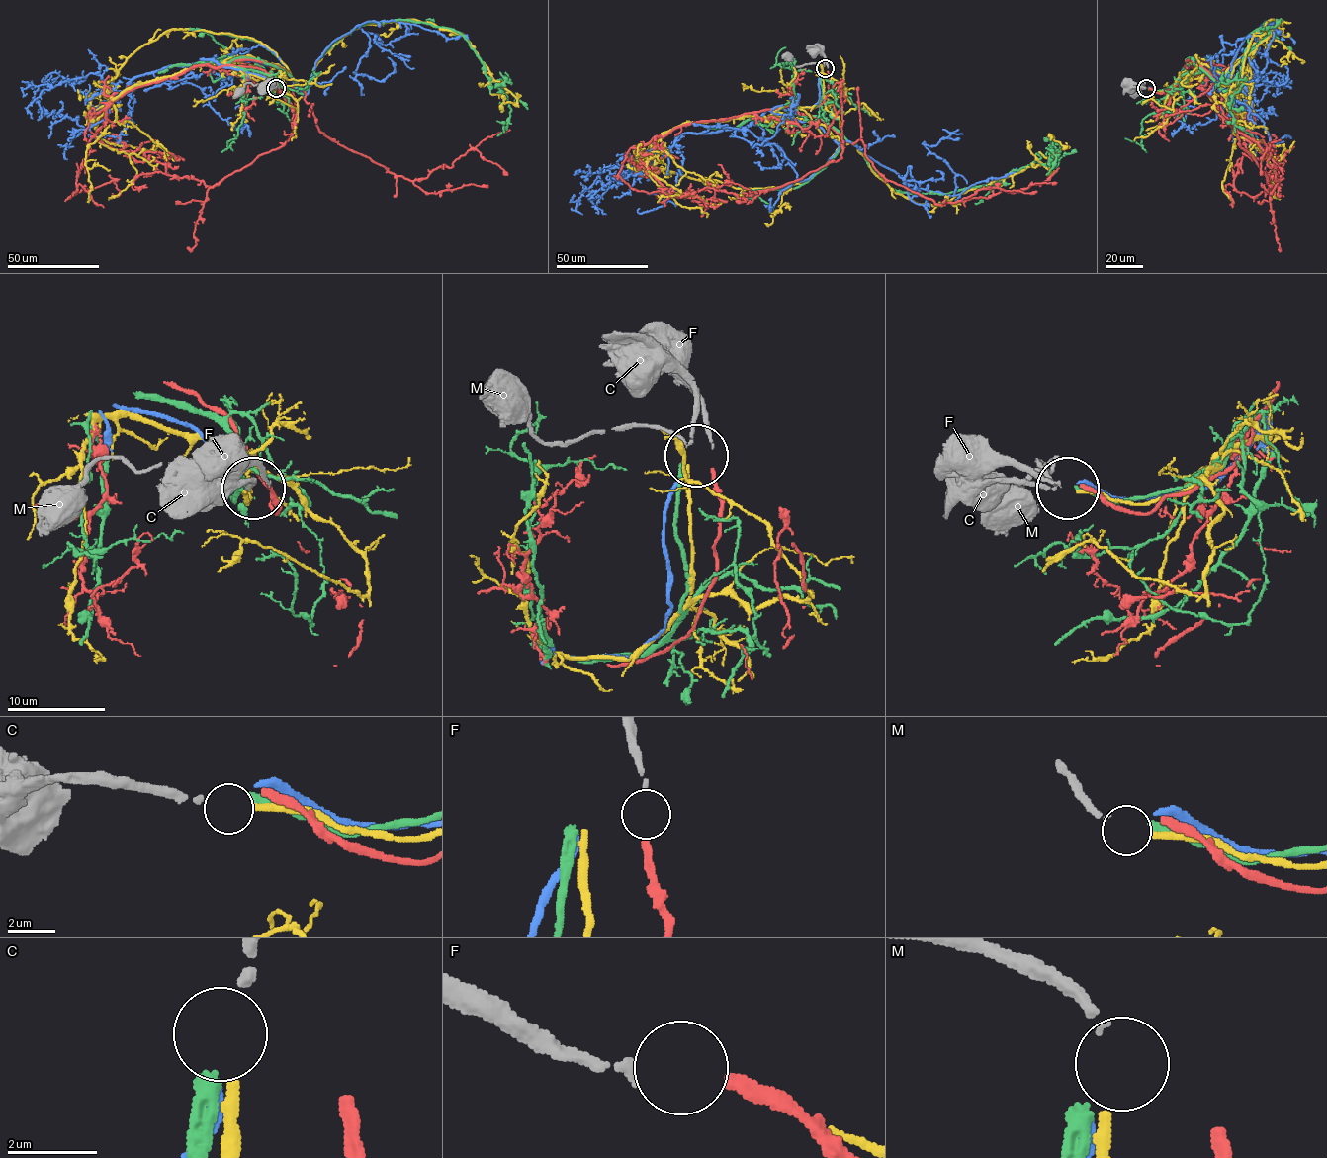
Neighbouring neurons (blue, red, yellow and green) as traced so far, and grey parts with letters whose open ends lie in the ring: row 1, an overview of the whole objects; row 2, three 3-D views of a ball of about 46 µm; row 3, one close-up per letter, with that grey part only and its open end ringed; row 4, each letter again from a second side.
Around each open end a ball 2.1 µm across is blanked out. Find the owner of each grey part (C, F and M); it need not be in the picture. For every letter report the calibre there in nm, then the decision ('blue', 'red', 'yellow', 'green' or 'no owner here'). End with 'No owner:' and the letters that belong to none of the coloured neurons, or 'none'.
C: calibre 220 nm; yellow
F: calibre 180 nm; red
M: calibre 200 nm; no owner here
No owner: M

